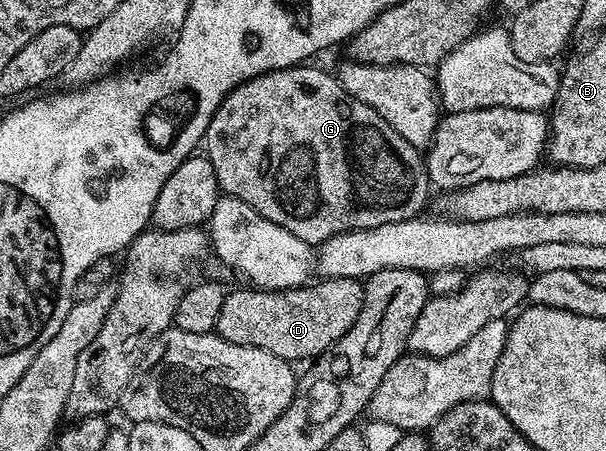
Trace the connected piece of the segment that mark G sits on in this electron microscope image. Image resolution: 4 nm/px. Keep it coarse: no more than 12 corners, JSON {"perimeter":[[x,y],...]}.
{"perimeter":[[333,74],[207,121],[221,194],[312,247],[411,221],[421,156]]}

